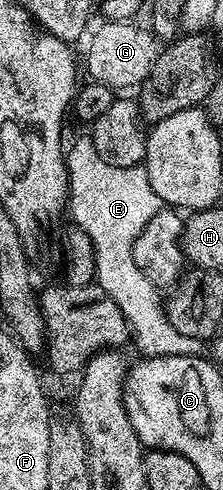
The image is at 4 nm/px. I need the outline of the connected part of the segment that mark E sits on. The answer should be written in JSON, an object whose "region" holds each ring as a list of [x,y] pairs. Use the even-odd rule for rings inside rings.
{"region":[[[87,135],[66,146],[65,160],[69,217],[71,213],[75,220],[72,221],[74,228],[83,231],[91,240],[97,284],[124,313],[133,345],[140,349],[143,357],[200,356],[205,349],[204,342],[196,337],[181,335],[181,331],[167,321],[160,290],[149,283],[149,279],[137,271],[137,263],[133,263],[133,243],[137,235],[141,235],[145,223],[149,223],[149,219],[153,219],[161,208],[159,196],[149,183],[146,168],[143,165],[113,167],[113,163],[105,163]]]}

